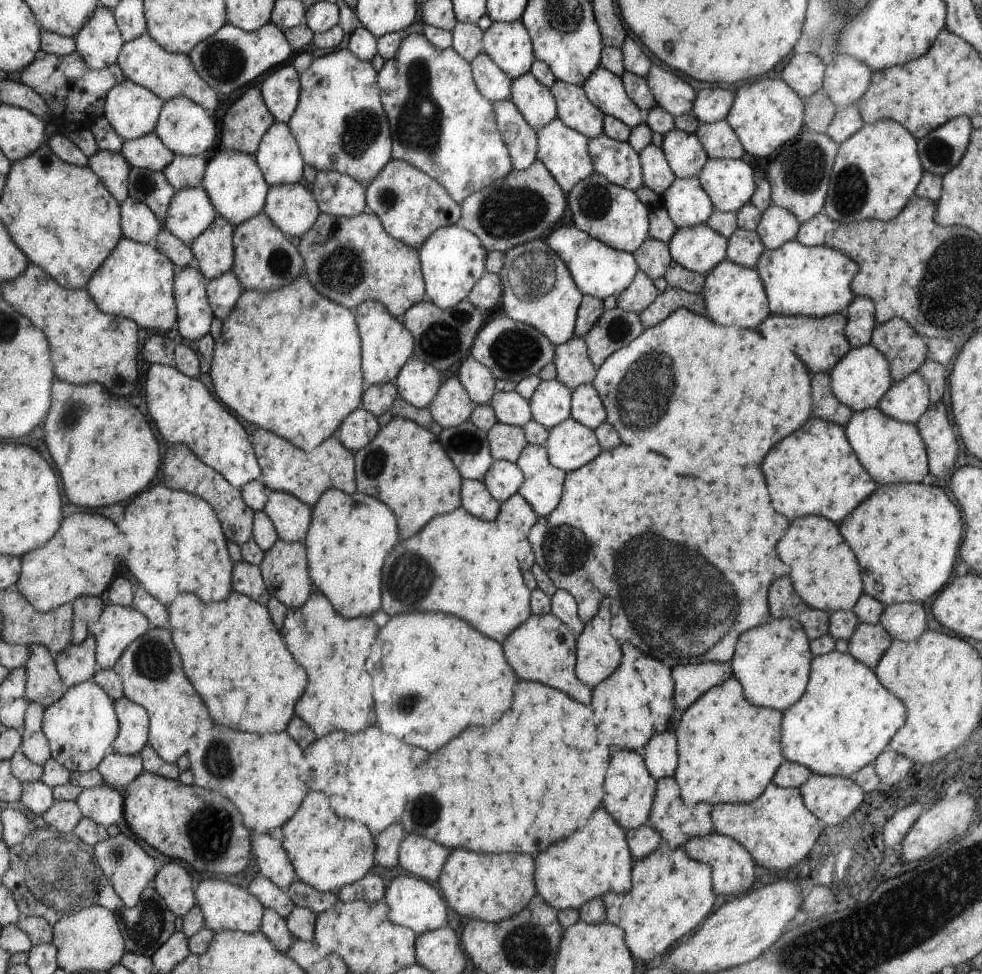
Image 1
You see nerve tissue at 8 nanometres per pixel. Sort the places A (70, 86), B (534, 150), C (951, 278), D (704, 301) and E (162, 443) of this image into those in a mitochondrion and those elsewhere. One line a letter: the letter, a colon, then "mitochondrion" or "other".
A: other
B: other
C: mitochondrion
D: other
E: other

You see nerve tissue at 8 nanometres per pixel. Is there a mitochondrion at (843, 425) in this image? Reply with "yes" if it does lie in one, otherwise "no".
no

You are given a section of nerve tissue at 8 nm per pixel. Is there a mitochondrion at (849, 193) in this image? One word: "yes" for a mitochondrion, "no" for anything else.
yes

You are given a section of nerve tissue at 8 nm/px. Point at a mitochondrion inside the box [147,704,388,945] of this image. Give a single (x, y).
(209, 830)

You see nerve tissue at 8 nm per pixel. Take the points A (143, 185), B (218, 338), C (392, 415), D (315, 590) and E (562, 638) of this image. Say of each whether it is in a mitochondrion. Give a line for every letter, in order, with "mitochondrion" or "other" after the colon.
A: mitochondrion
B: other
C: other
D: other
E: other

